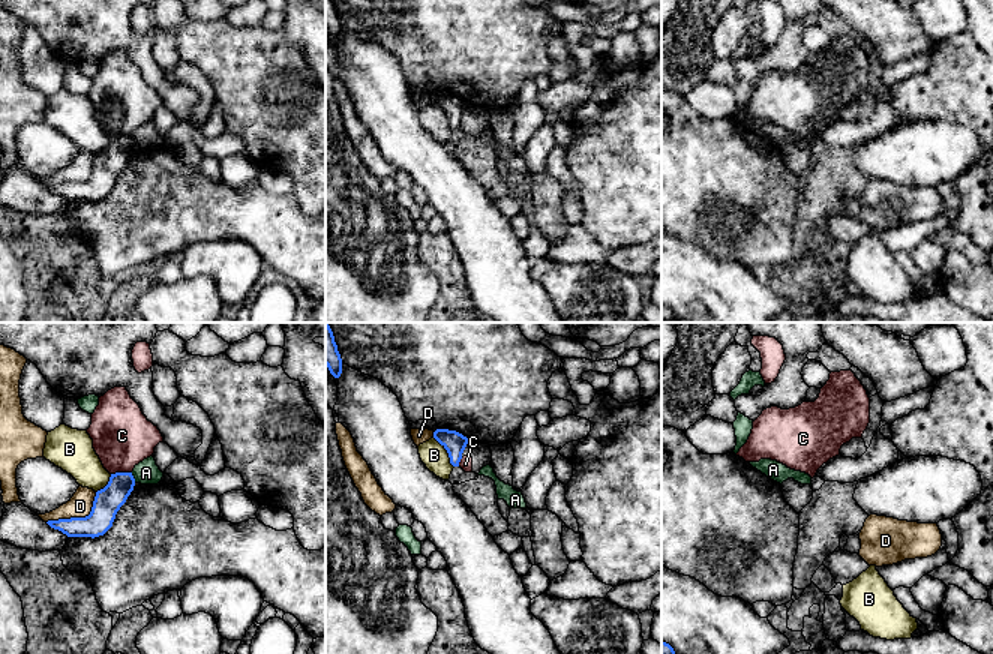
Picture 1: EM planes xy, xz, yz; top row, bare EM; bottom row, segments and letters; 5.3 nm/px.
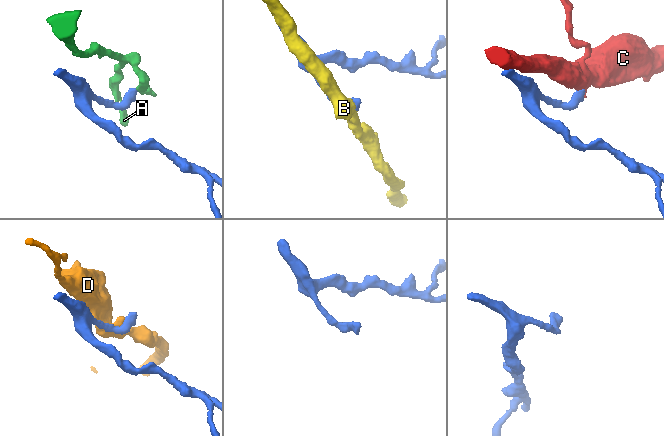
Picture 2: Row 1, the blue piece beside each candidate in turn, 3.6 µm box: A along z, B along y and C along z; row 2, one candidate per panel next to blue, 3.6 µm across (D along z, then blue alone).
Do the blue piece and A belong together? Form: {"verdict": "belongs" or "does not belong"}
{"verdict": "does not belong"}

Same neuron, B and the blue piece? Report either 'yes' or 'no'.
no

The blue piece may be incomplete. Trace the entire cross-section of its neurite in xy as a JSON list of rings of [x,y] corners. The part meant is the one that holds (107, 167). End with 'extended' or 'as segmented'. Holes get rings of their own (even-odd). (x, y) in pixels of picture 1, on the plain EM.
[[[132,136],[111,138],[108,148],[96,156],[93,171],[86,182],[48,184],[46,188],[68,201],[99,201],[104,200],[116,183],[117,176],[134,154]]]; as segmented

